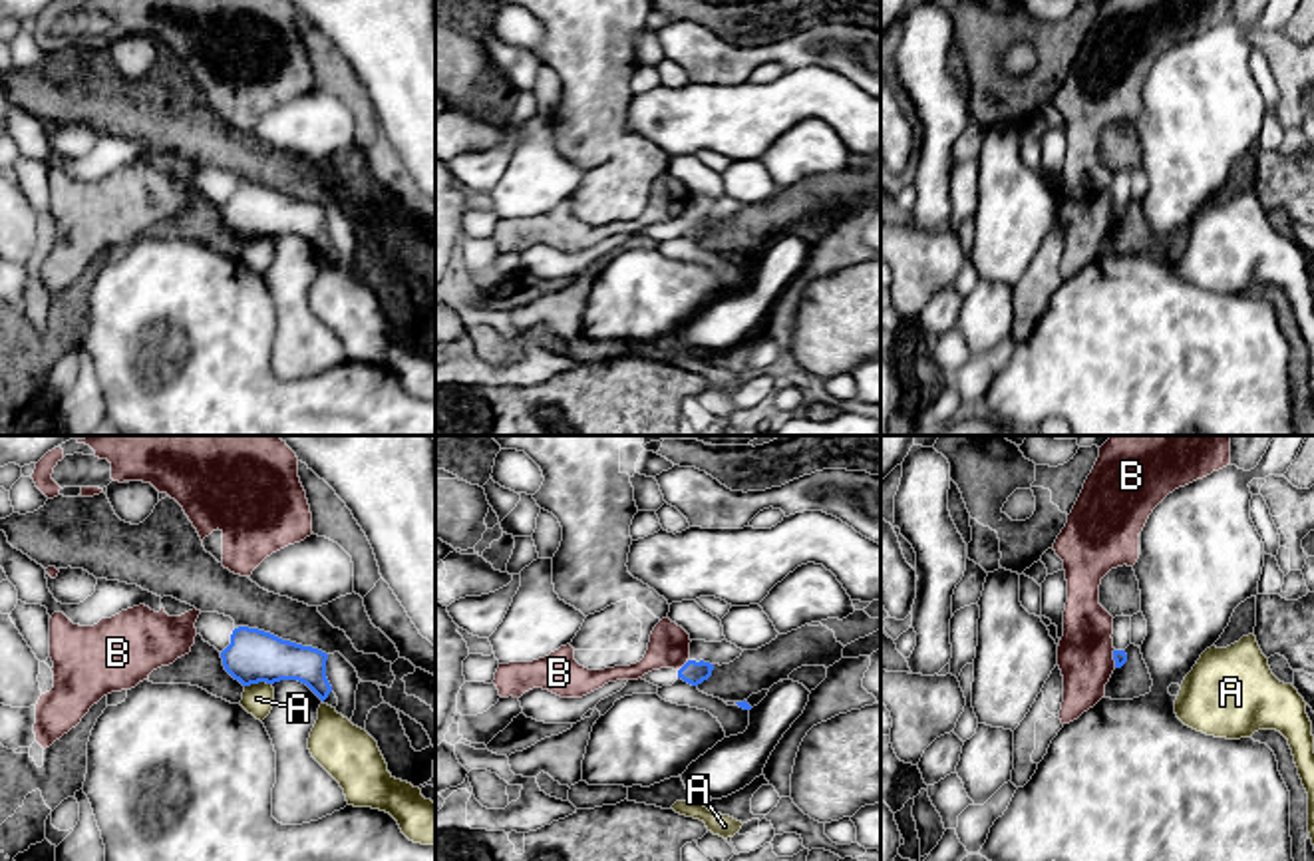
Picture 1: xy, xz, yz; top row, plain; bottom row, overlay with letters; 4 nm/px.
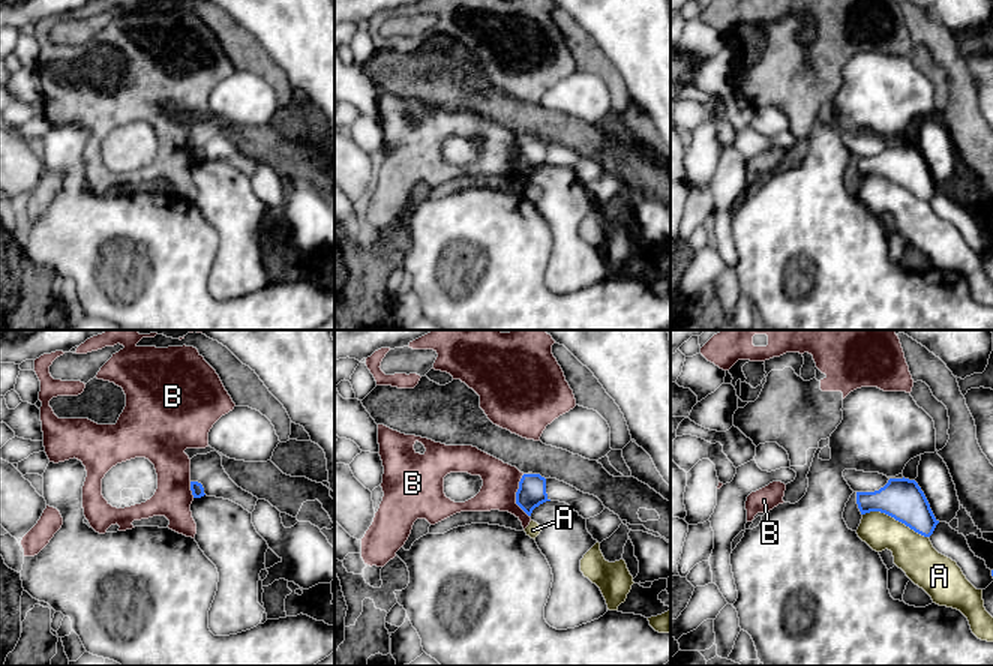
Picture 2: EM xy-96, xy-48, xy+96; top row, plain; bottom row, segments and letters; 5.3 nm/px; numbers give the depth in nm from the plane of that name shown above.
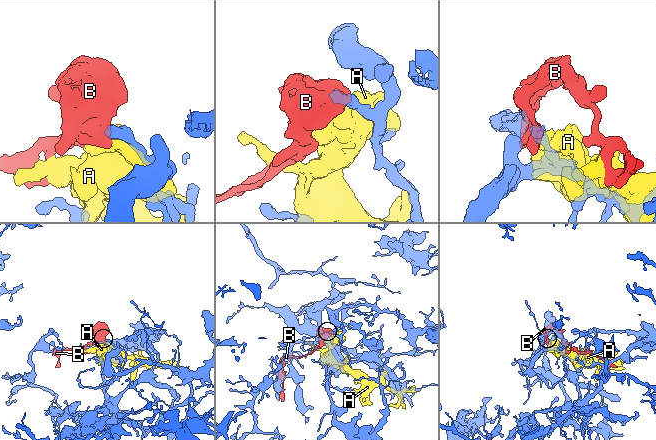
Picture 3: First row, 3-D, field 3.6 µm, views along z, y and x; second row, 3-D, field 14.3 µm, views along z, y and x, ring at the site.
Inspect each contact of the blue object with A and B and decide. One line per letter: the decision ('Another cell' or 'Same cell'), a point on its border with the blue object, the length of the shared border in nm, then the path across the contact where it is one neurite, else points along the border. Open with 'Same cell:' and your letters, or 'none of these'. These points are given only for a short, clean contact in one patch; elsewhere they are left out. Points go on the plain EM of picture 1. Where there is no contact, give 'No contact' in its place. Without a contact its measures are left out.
Same cell: none of these
A: Another cell. Touches blue at xy (257, 237). Shared border 110 nm
B: Another cell. Touches blue at xz (682, 221). Shared border 60 nm. Boundary: xz (688, 215), (678, 225)

